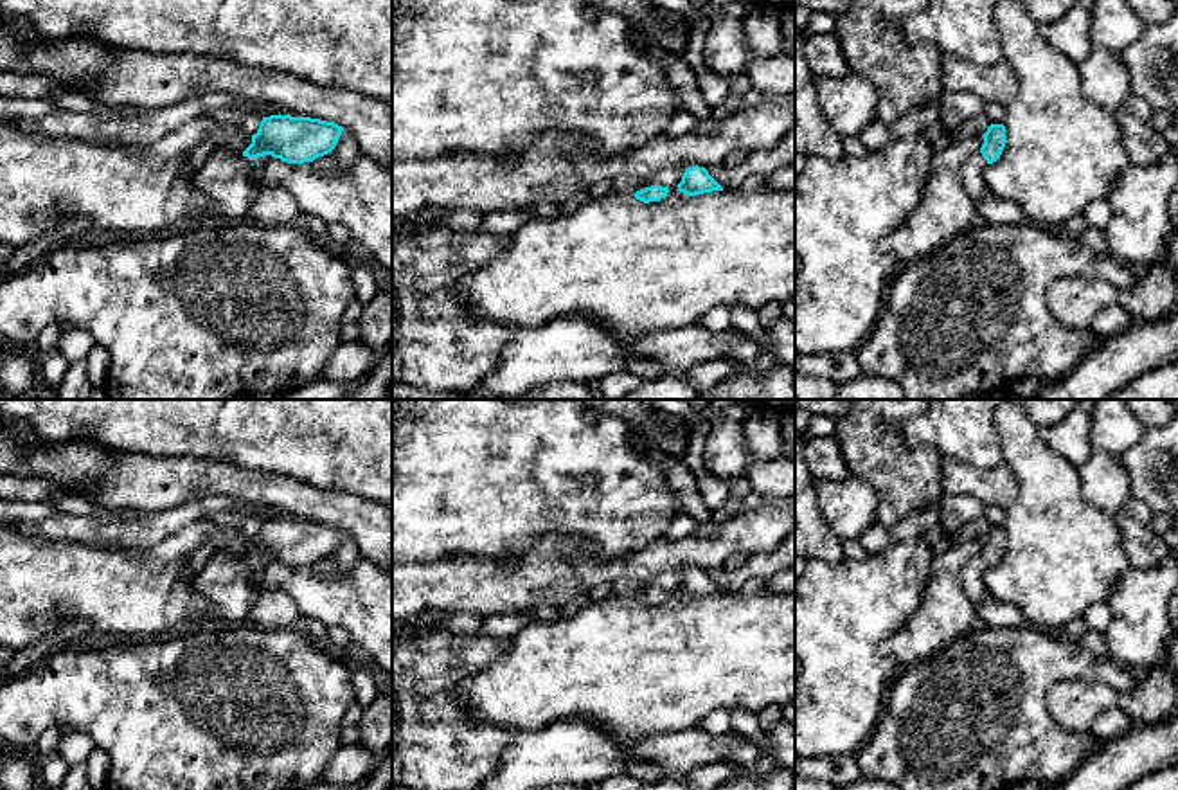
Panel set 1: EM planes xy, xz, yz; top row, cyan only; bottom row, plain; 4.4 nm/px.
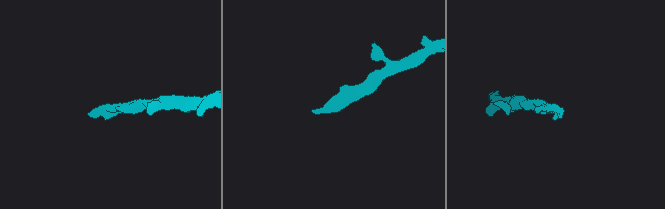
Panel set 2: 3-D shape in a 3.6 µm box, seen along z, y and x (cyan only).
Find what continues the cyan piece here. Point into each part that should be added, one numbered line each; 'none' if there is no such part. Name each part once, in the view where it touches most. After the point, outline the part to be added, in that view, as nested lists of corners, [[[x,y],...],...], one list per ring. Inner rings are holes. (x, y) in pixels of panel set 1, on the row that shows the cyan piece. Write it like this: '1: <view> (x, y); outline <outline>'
1: xz (669, 177); outline [[[665,167],[653,175],[649,180],[631,178],[628,175],[617,176],[611,182],[613,193],[635,194],[651,185],[676,187],[682,182],[683,171],[680,167]]]

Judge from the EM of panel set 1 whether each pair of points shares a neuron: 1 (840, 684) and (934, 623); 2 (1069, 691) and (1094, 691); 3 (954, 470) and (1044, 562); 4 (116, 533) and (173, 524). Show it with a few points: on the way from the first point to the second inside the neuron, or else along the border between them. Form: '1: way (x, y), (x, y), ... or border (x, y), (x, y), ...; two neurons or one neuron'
1: border (909, 619), (878, 646), (900, 668); two neurons
2: way (1074, 691), (1088, 691); one neuron
3: border (1008, 466), (1013, 474), (1017, 495), (1004, 508); two neurons
4: way (130, 533), (159, 526); one neuron

